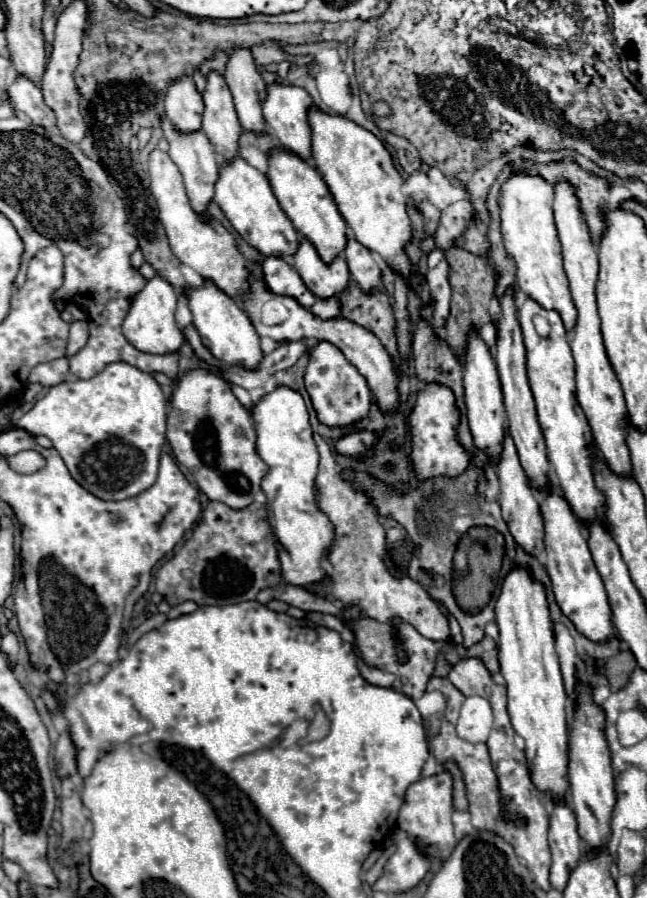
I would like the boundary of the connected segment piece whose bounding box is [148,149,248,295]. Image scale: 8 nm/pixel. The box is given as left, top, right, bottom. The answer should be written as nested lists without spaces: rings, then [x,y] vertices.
[[[162,151],[150,153],[150,189],[158,203],[158,219],[164,225],[164,231],[170,241],[170,249],[180,261],[178,267],[184,277],[187,286],[192,289],[201,287],[204,279],[212,279],[224,293],[228,295],[242,295],[246,291],[246,259],[238,253],[234,237],[226,231],[222,223],[218,223],[208,211],[204,215],[198,215],[188,195],[182,187],[182,175],[178,175],[178,167],[170,163],[170,157]]]

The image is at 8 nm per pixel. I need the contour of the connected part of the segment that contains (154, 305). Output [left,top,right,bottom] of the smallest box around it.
[122,275,184,355]

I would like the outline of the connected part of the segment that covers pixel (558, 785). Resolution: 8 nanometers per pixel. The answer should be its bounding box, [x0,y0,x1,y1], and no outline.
[496,567,568,799]

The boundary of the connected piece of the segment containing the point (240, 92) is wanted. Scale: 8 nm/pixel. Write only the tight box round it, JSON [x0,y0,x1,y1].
[234,47,266,131]

